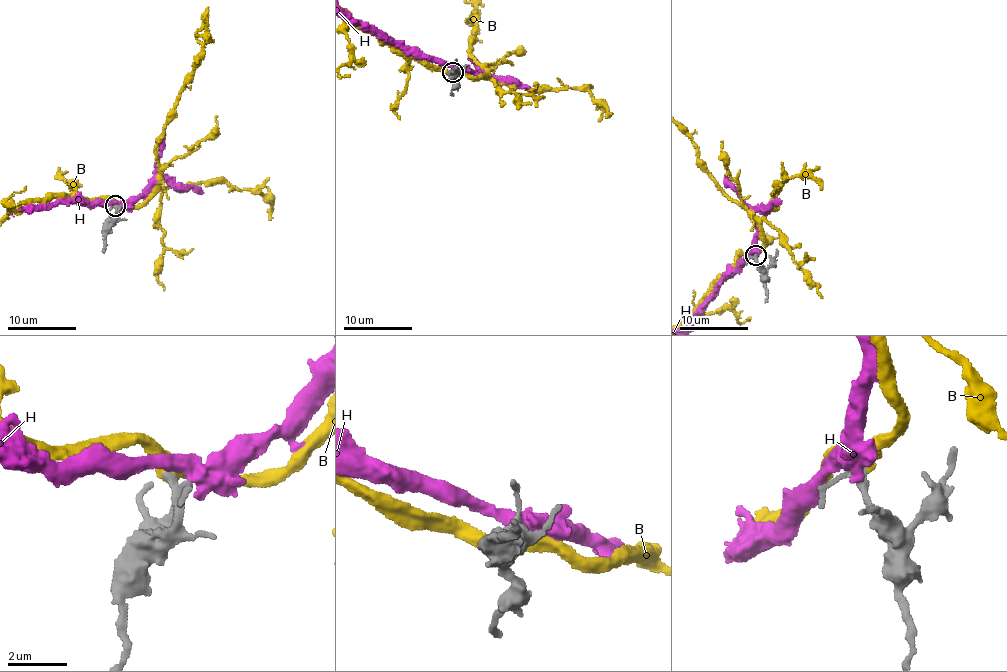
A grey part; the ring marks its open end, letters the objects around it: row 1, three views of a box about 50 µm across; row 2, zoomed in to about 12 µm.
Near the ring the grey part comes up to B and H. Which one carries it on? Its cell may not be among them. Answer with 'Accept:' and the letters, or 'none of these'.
Accept: B

